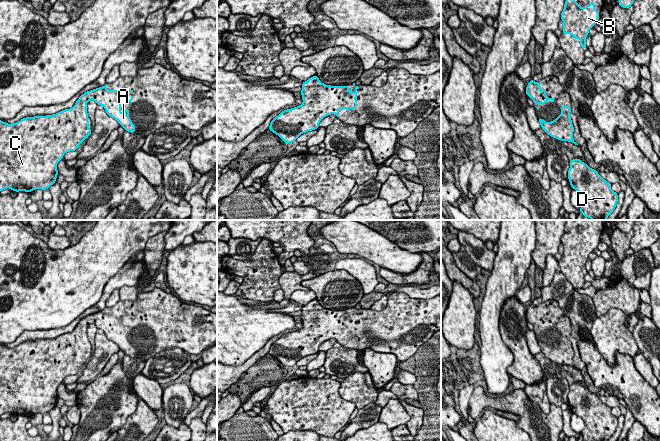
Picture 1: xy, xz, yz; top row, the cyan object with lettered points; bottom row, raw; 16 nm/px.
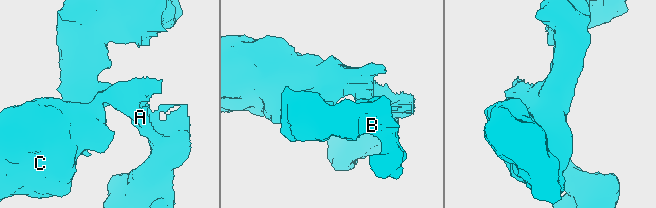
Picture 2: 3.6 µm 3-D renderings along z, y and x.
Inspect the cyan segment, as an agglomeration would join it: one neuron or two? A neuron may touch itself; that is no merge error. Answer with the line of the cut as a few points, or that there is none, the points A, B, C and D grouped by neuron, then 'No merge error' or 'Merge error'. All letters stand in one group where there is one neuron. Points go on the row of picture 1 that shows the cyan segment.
No split. Groups: A B C D. No merge error

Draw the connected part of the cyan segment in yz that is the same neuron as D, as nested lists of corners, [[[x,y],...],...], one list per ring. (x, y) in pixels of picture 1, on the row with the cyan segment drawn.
[[[578,158],[569,161],[569,164],[570,185],[585,198],[579,213],[591,220],[606,220],[618,203],[618,194],[611,189],[612,184]]]

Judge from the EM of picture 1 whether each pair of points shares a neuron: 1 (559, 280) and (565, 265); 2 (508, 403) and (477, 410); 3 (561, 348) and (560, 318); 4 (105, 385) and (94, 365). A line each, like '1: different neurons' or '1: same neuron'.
1: different neurons
2: same neuron
3: same neuron
4: different neurons

